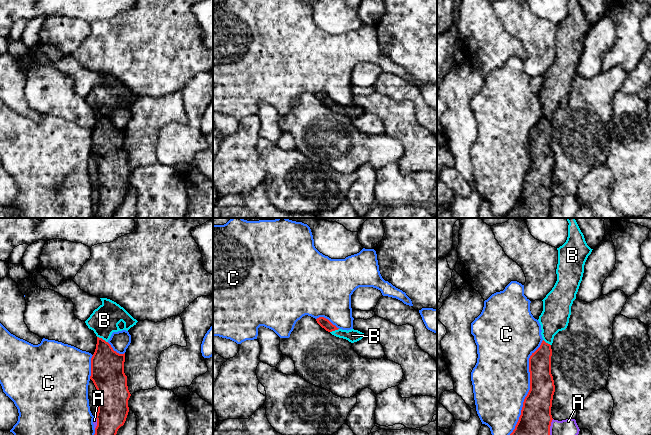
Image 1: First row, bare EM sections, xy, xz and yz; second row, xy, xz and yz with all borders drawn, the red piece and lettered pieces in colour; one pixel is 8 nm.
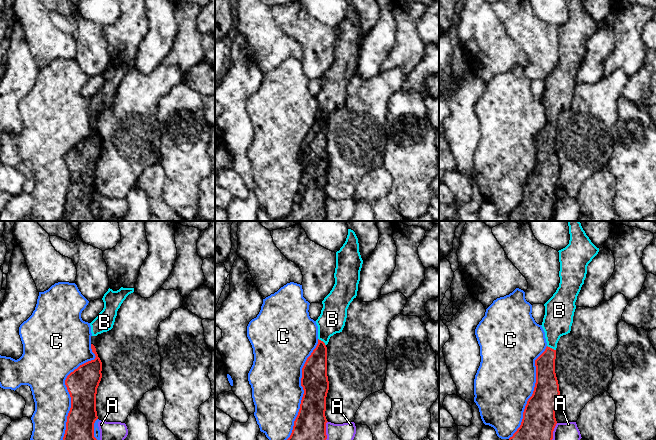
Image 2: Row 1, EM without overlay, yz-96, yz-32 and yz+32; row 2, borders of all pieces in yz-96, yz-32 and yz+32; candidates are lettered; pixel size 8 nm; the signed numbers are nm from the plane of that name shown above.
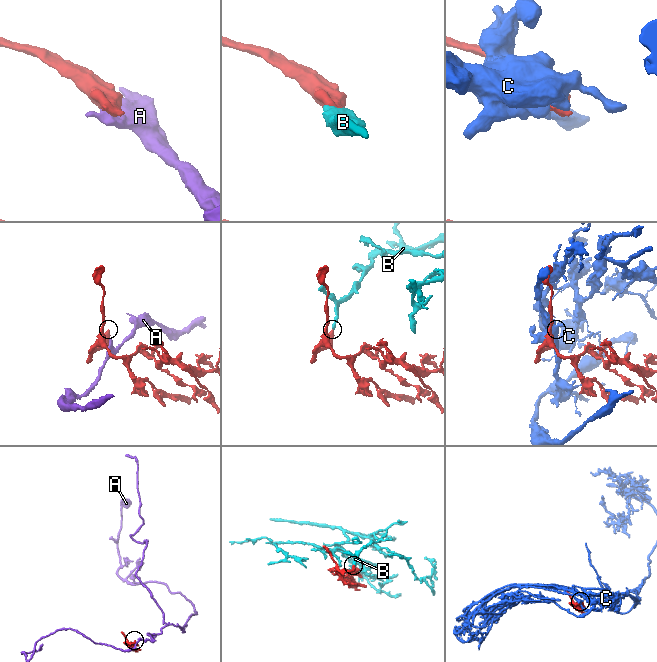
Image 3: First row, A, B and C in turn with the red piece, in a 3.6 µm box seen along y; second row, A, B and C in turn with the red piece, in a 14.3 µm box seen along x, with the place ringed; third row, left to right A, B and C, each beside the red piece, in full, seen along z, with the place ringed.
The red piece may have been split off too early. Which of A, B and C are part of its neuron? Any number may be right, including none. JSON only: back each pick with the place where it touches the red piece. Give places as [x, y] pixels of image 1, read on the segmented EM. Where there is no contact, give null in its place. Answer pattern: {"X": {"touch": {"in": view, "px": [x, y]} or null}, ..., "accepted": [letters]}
{"B": {"touch": {"in": "xy", "px": [101, 338]}}, "accepted": ["B"]}

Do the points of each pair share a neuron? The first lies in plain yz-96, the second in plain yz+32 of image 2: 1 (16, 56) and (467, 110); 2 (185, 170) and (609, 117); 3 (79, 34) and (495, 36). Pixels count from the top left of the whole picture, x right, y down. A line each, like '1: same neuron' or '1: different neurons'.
1: same neuron
2: different neurons
3: different neurons

